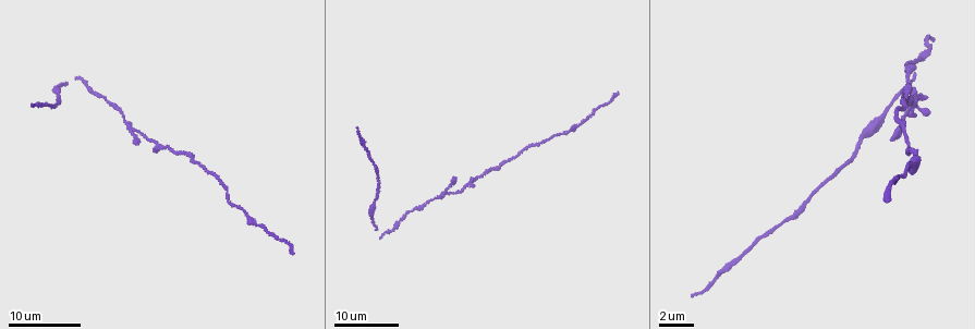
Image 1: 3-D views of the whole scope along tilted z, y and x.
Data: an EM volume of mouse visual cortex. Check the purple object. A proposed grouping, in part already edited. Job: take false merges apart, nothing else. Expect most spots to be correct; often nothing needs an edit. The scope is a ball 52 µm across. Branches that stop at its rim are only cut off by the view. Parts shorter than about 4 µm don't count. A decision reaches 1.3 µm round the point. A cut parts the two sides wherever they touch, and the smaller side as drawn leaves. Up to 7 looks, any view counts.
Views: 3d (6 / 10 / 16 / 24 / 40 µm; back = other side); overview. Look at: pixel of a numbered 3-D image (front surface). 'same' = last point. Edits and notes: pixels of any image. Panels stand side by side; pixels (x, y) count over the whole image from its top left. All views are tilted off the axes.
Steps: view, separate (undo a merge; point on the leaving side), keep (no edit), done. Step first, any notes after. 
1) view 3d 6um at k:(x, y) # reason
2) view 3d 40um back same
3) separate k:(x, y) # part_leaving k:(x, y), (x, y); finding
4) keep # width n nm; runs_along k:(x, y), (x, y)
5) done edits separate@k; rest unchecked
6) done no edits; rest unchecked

view 3d 16um at 1:(439, 198)

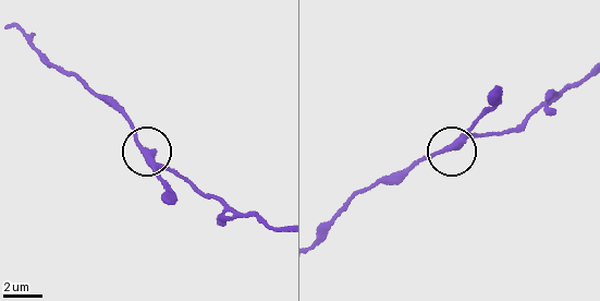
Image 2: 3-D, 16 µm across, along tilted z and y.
view 3d 6um at 2:(457, 144)

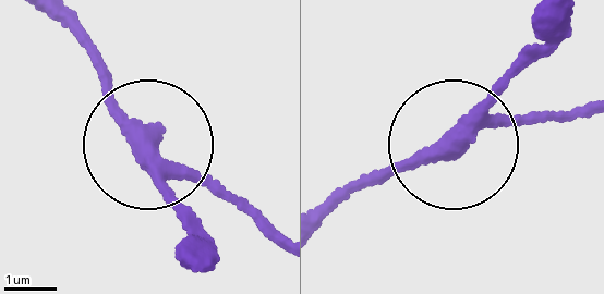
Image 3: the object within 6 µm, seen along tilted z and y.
keep # runs_along 3:(459, 146), (503, 121), (581, 111); all the same neuron

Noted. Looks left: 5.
view 3d 16um at 1:(108, 101) # calibre changes

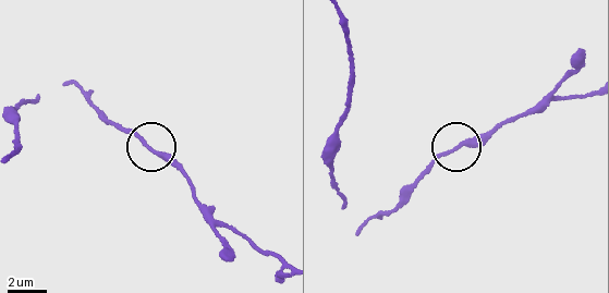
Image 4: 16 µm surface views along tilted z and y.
view 3d 10um at 4:(462, 143)

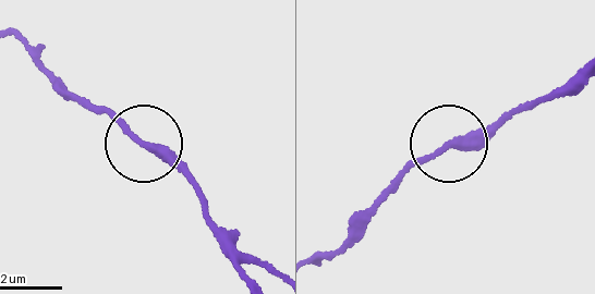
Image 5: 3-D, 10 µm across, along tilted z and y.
view 3d 6um at 5:(450, 146)

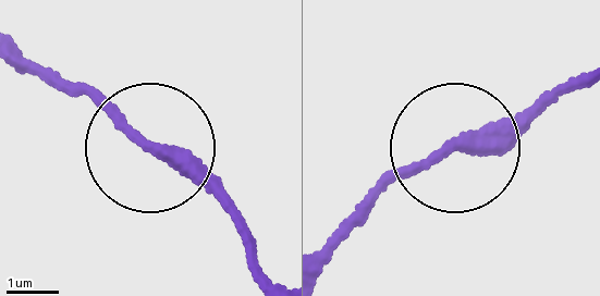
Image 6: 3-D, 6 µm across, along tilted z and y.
keep # runs_along 6:(582, 82), (345, 219); continuous, no second neuron

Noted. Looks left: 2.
done no edits; rest unchecked

